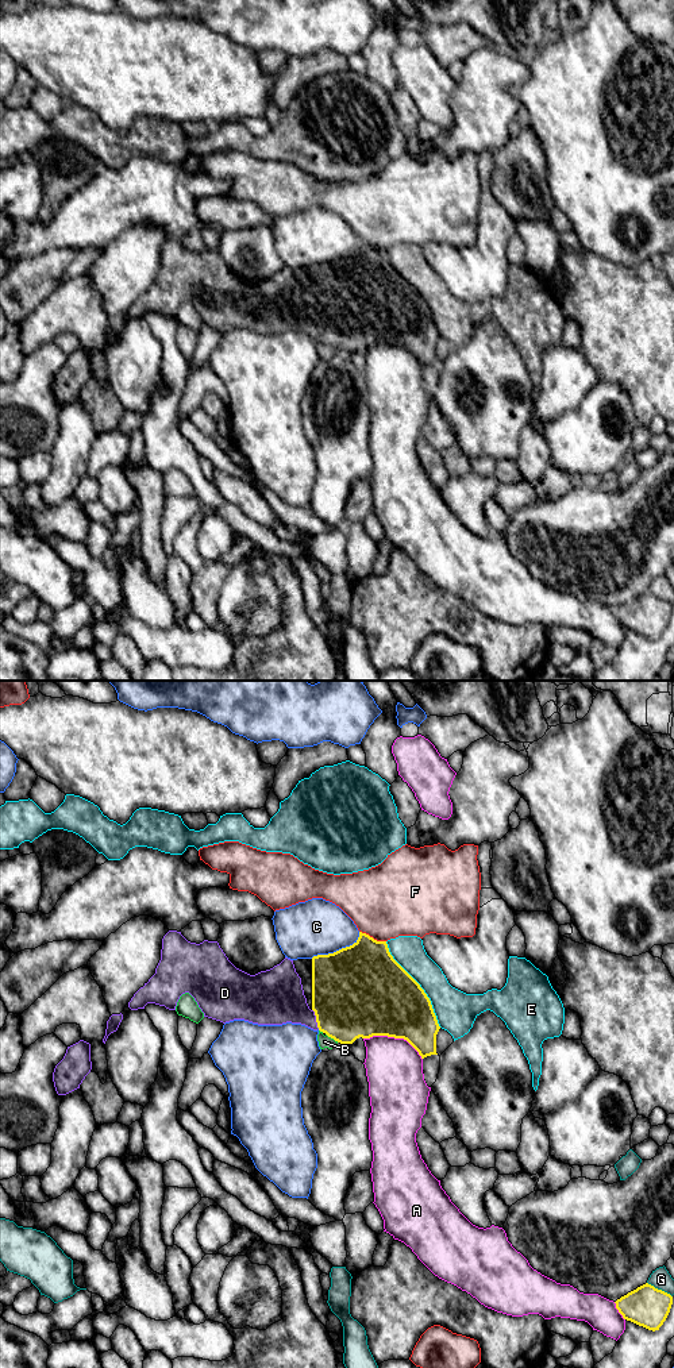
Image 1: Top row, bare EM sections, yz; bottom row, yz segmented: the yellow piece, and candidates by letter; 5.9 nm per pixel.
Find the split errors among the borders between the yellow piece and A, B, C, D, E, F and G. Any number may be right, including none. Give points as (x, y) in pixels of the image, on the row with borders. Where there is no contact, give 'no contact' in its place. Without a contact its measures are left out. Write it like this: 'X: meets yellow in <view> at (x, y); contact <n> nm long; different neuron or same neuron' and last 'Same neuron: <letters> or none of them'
A: meets yellow in yz at (395, 1037); contact 380 nm long; different neuron
B: meets yellow in yz at (332, 1037); contact 90 nm long; different neuron
C: meets yellow in yz at (336, 951); contact 340 nm long; different neuron
D: meets yellow in yz at (316, 1018); contact 130 nm long; same neuron
E: meets yellow in yz at (419, 985); contact 600 nm long; different neuron
F: meets yellow in yz at (372, 937); contact 170 nm long; different neuron
G: meets yellow in yz at (659, 1290); contact 180 nm long; different neuron
Same neuron: D

